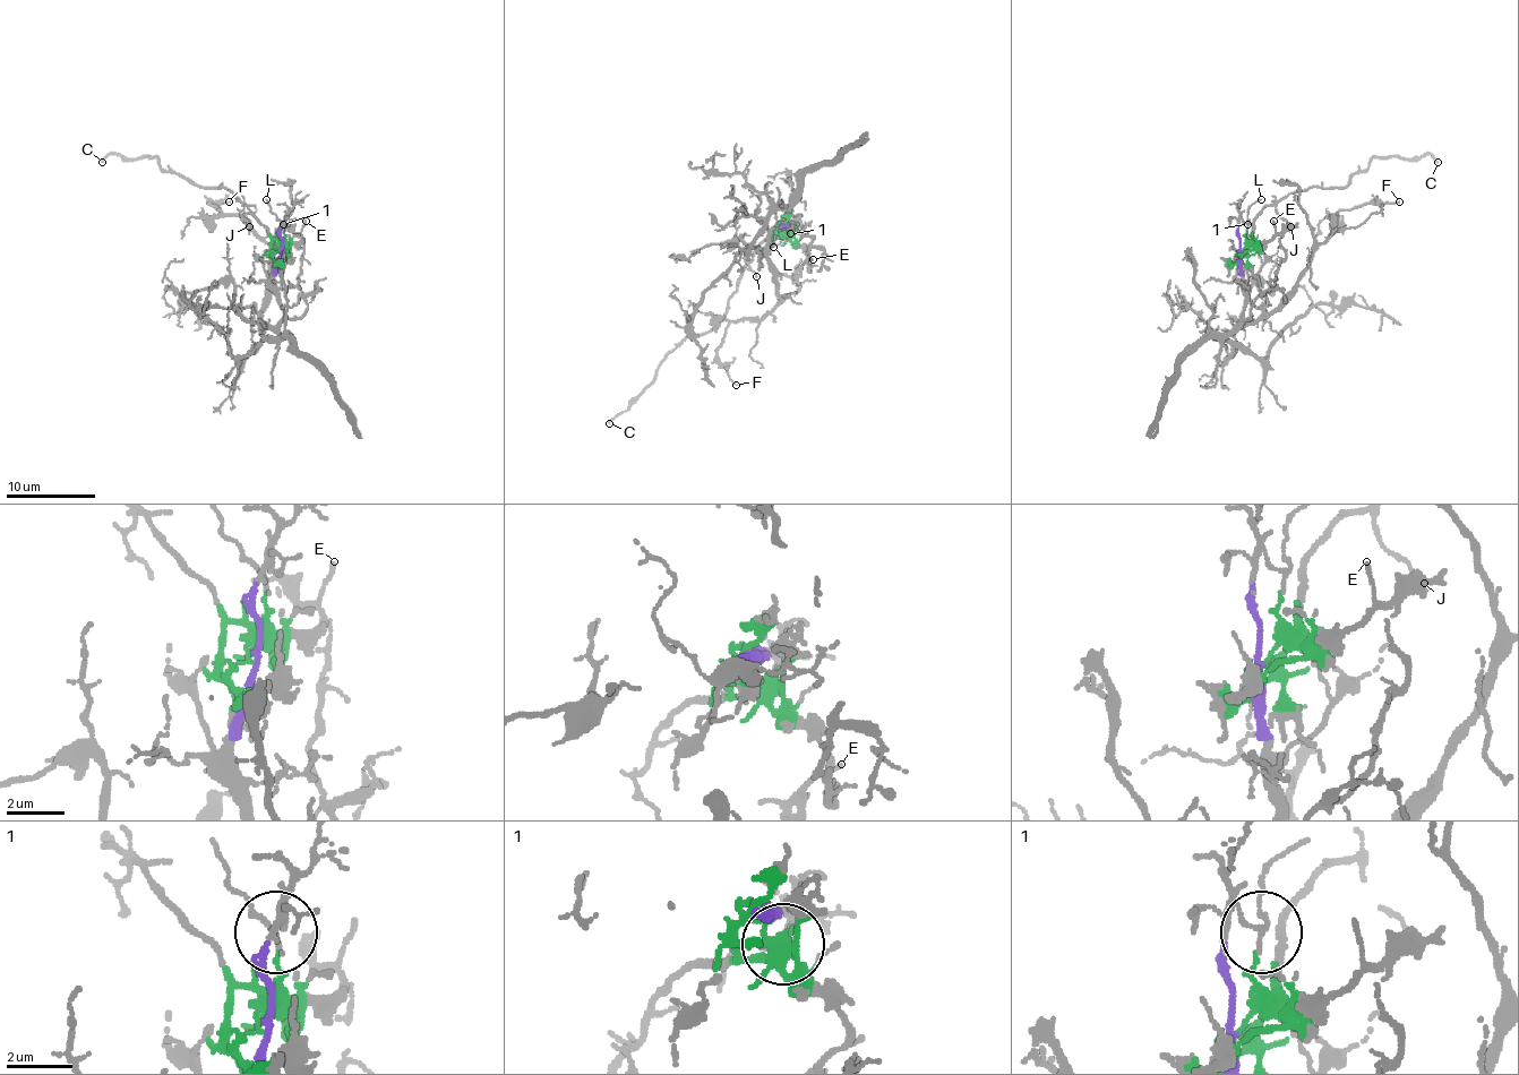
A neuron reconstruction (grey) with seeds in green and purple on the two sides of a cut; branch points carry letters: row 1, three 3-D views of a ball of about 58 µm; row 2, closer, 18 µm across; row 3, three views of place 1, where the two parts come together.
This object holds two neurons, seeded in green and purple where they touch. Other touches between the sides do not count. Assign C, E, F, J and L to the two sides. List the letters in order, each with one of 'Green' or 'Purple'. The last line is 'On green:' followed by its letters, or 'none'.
C: Green
E: Green
F: Purple
J: Green
L: Green
On green: C, E, J, L

